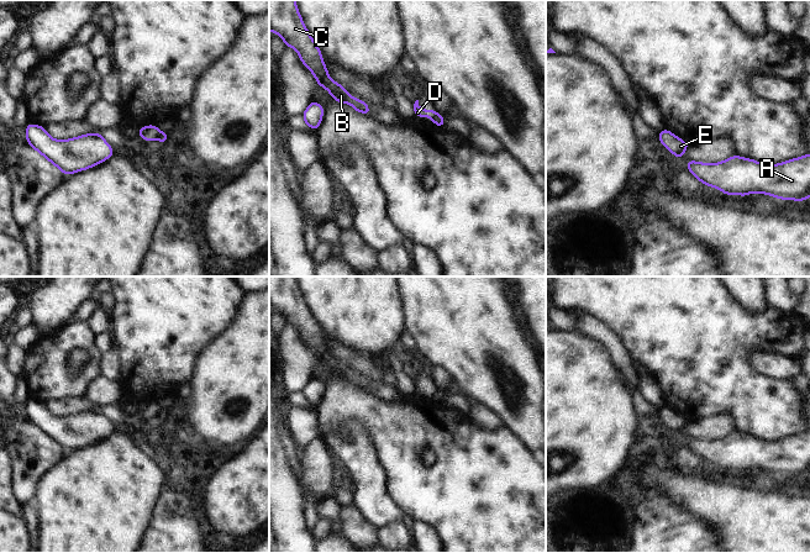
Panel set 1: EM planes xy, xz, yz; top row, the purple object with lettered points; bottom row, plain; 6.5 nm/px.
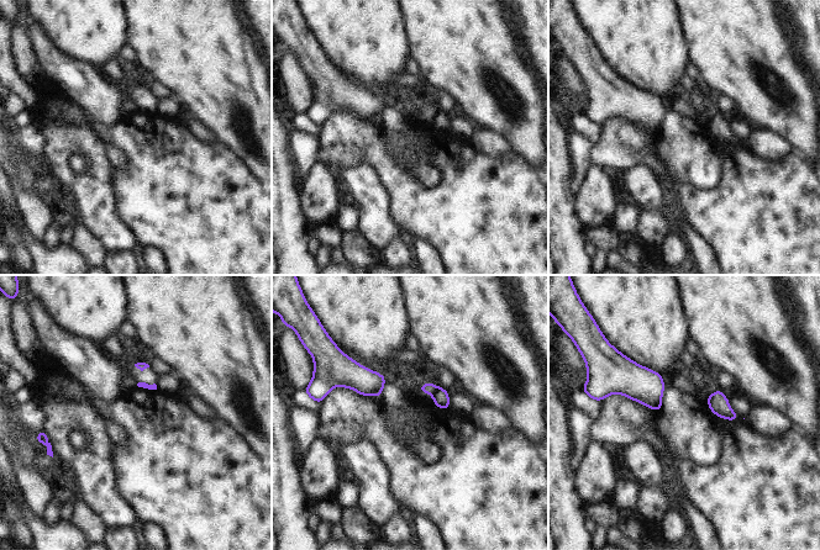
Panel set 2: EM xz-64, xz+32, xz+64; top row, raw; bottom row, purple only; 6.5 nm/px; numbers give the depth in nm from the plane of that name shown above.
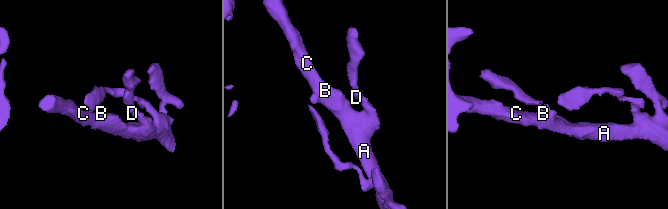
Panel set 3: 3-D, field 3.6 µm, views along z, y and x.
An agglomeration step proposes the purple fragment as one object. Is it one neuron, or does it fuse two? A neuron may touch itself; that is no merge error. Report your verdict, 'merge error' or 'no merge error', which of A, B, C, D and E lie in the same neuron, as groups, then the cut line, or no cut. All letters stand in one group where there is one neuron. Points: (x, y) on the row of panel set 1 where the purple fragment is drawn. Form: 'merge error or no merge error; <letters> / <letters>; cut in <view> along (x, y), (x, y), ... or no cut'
merge error; A B C E / D; cut in xy along (159, 131), (156, 137)

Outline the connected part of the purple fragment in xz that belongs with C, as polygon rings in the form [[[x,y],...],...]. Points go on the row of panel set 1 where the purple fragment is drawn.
[[[269,0],[269,31],[279,35],[285,47],[293,47],[301,63],[314,74],[317,86],[324,86],[333,100],[351,105],[357,112],[370,115],[369,106],[351,96],[328,77],[321,51],[309,33],[295,0]]]

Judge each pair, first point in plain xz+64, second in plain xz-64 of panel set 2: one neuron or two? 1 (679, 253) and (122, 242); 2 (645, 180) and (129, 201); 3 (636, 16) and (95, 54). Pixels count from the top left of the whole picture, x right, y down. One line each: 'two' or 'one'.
1: two
2: two
3: one

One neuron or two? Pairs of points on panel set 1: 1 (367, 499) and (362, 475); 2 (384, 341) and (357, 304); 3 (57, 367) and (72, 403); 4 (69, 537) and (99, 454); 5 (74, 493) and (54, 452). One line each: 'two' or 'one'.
1: one
2: one
3: two
4: one
5: two

